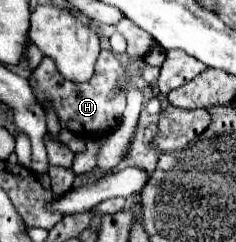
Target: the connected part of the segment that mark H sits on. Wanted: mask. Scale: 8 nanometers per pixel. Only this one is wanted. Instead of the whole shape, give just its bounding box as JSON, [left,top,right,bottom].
[28,49,128,139]

